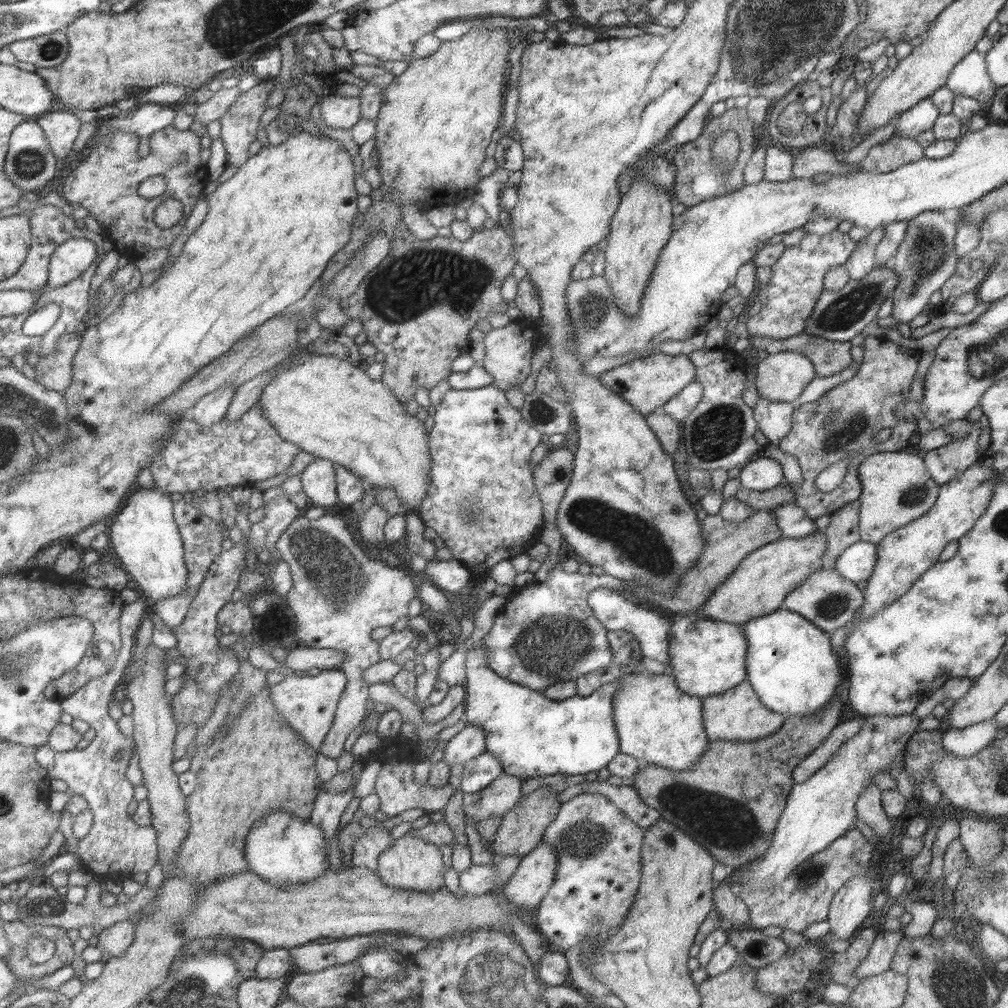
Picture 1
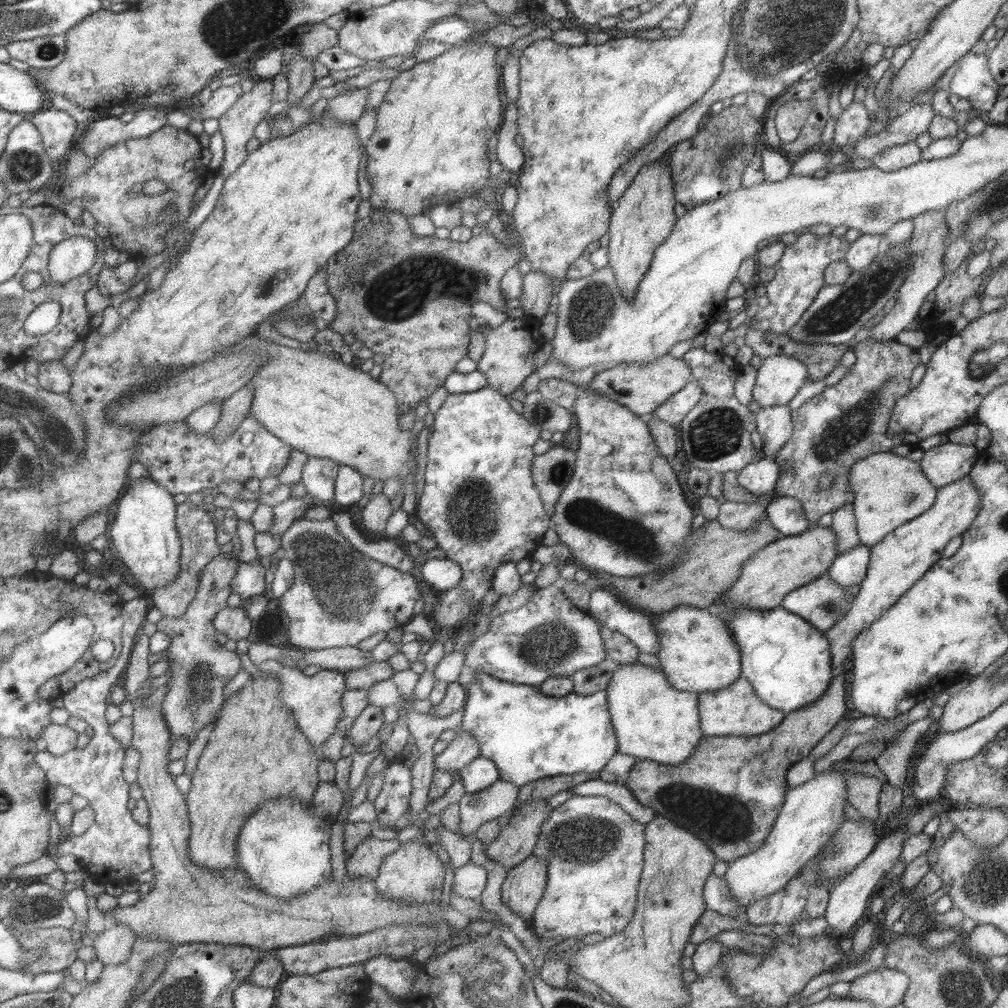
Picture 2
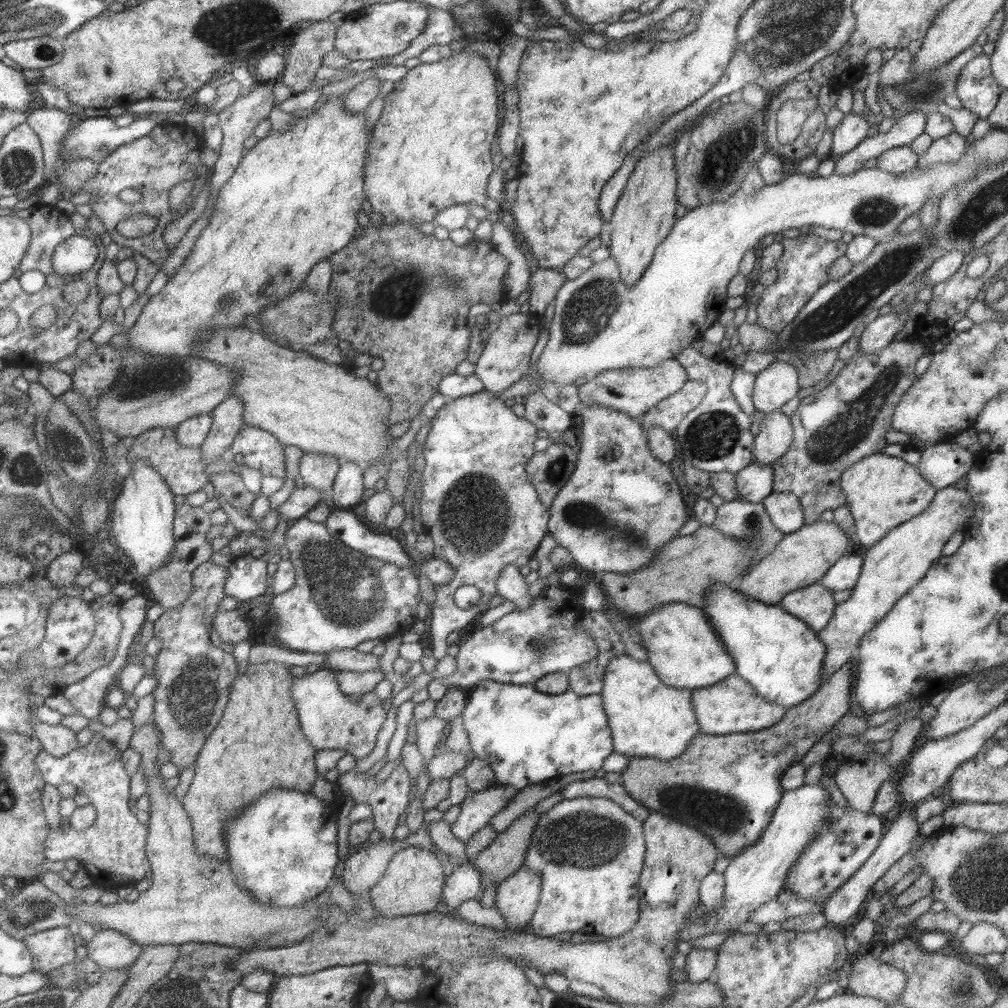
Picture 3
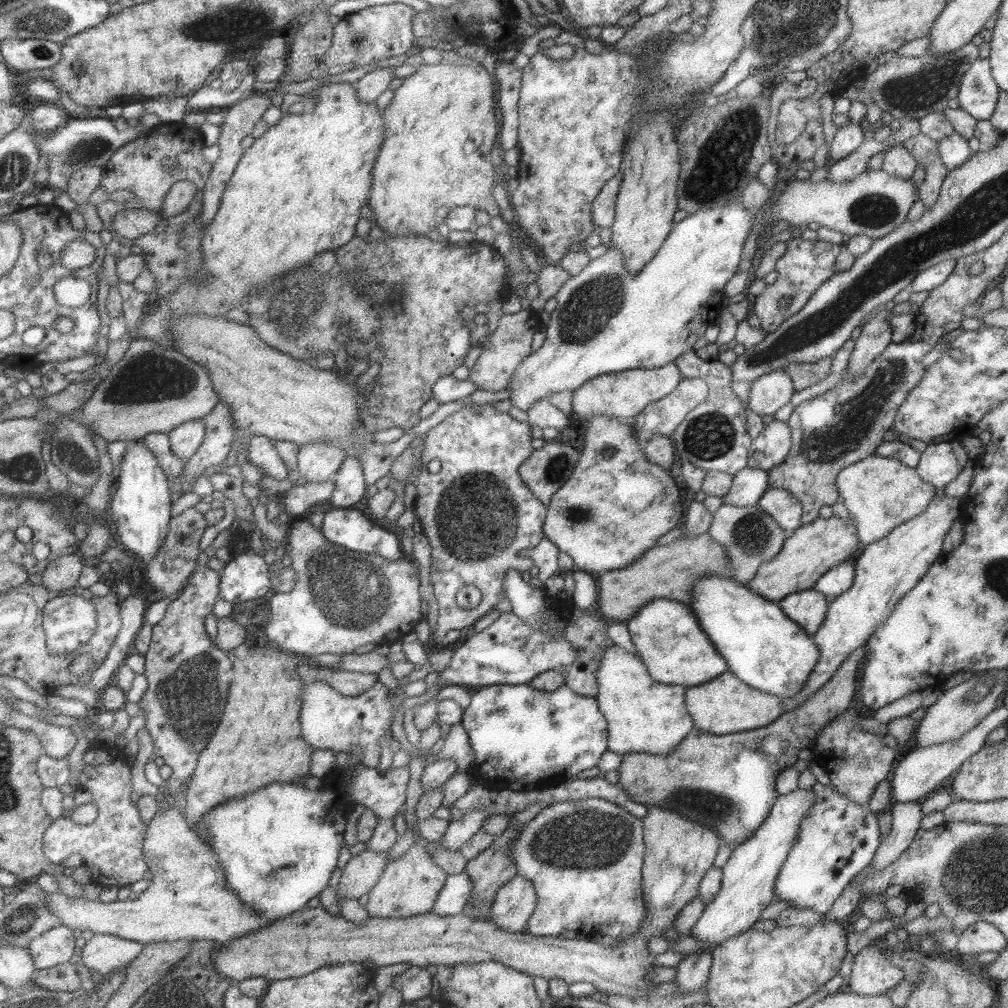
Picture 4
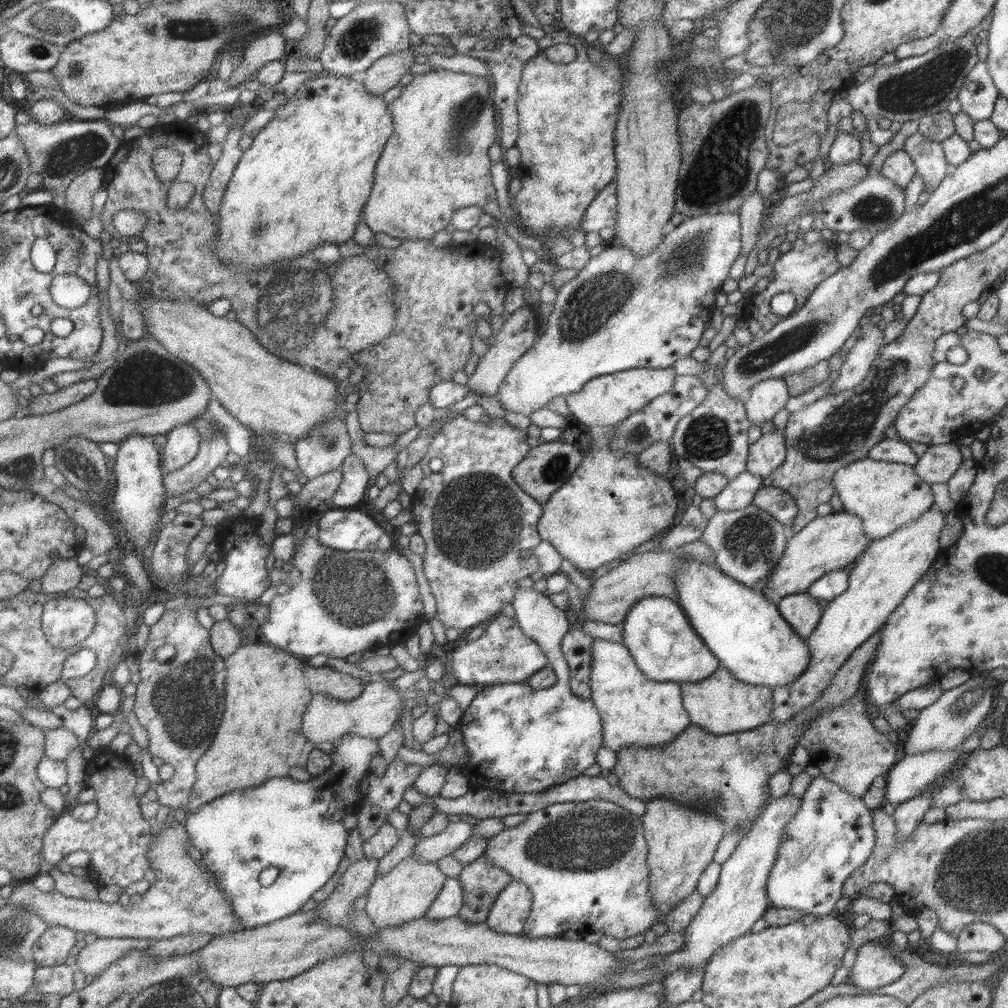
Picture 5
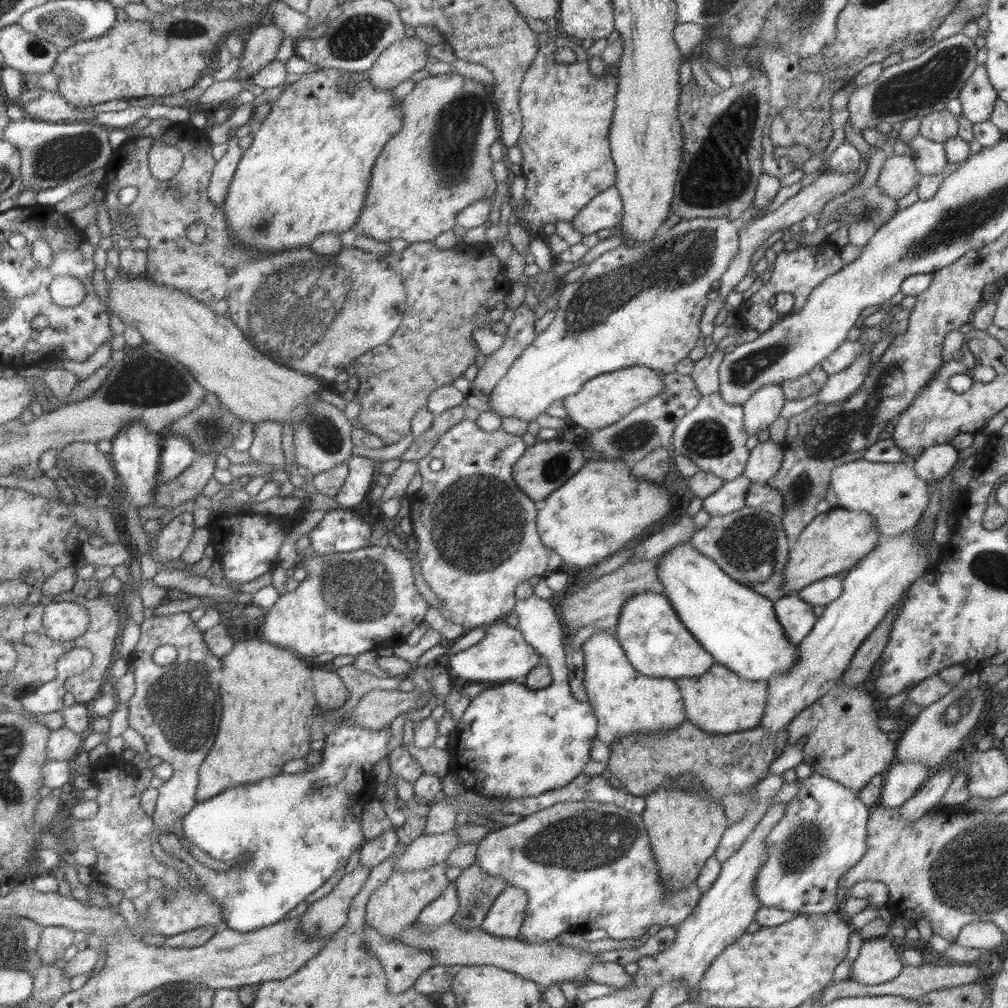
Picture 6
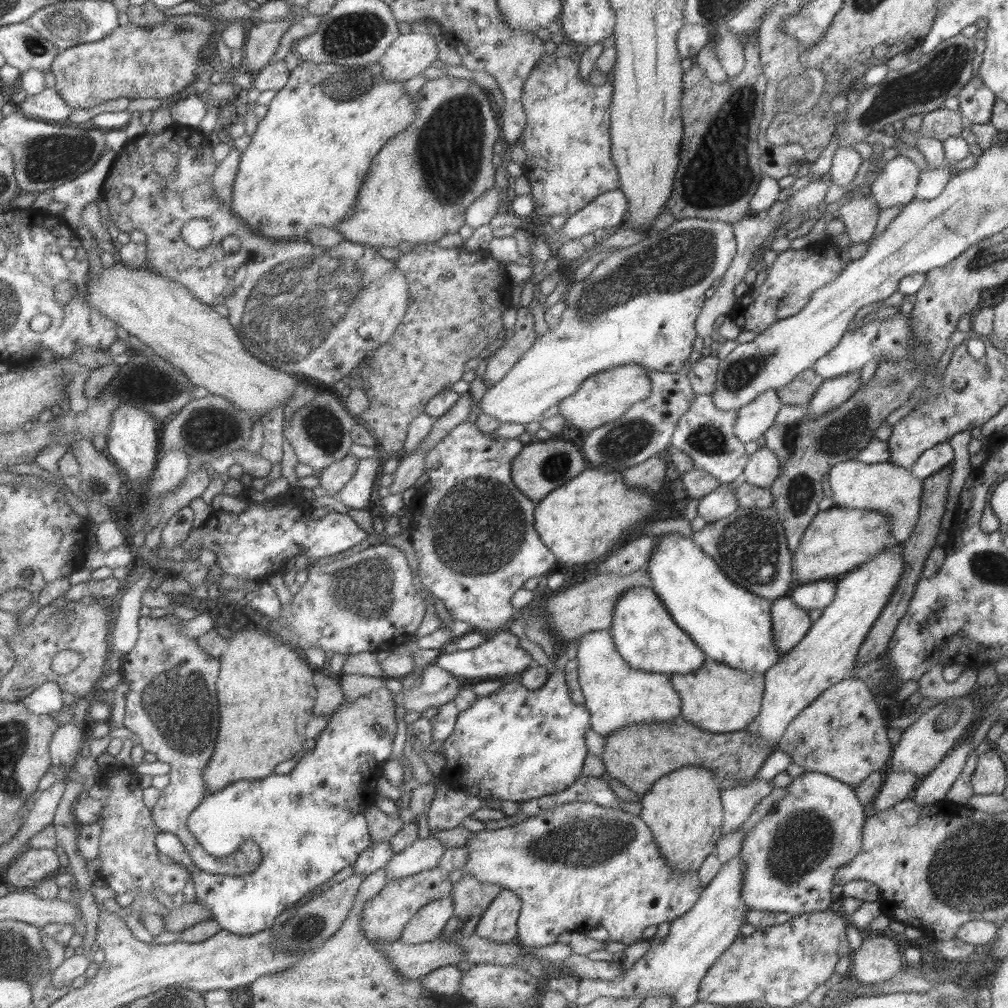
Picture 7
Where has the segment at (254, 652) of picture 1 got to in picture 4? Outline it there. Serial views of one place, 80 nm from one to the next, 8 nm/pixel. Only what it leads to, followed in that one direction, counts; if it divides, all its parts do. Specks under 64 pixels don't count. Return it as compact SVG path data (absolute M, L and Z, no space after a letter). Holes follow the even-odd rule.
M318 680L305 684L301 706L302 738L316 749L361 751L362 764L367 768L377 768L380 753L377 740L389 733L392 723L389 693L378 680L359 696L341 696L328 684Z

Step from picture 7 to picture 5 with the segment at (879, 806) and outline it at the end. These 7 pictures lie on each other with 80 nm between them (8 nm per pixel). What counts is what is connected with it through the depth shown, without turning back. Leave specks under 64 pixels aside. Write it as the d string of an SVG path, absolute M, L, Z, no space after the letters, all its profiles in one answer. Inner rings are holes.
M978 726L976 731L968 736L955 750L948 750L947 752L936 750L928 750L927 752L921 752L919 754L904 755L888 770L885 785L884 804L888 809L892 808L896 804L907 800L908 798L917 796L929 788L929 785L937 783L937 780L945 780L943 774L947 767L951 766L955 762L955 758L959 754L968 753L973 749L978 748L979 740L988 727Z

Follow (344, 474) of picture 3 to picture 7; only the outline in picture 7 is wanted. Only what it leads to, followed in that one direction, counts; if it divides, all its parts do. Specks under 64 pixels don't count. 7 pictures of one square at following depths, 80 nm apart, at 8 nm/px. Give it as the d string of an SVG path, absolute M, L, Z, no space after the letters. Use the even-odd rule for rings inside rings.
M380 457L356 459L355 474L336 493L337 500L355 510L364 509L379 474Z

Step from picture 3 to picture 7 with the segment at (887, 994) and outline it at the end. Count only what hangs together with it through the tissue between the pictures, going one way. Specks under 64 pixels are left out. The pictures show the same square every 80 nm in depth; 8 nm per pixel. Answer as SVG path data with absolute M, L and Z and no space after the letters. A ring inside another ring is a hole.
M869 934L850 955L848 974L863 984L873 985L891 979L901 968L897 944L883 935Z

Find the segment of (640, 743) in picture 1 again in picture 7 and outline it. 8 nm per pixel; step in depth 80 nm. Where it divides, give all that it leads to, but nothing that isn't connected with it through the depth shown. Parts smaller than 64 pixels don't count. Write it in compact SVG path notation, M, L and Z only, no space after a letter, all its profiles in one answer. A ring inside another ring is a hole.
M597 630L582 634L577 642L577 680L582 692L584 703L582 704L589 713L589 727L603 738L629 724L661 724L671 722L681 714L679 695L672 689L668 675L655 671L634 669L624 662L613 645L613 639L608 631Z

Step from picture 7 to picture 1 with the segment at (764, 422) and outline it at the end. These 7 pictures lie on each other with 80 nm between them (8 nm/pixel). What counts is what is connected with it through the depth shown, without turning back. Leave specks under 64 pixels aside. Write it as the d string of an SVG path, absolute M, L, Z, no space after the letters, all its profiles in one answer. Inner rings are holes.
M769 354L756 364L754 384L758 396L771 402L794 404L801 391L815 377L813 365L802 354Z

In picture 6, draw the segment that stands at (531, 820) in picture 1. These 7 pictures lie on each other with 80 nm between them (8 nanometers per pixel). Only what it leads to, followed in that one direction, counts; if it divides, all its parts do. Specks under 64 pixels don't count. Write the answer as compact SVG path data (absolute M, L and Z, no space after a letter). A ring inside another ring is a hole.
M476 865L461 870L454 884L458 909L450 922L463 930L478 928L495 897L507 887L503 878L488 876Z

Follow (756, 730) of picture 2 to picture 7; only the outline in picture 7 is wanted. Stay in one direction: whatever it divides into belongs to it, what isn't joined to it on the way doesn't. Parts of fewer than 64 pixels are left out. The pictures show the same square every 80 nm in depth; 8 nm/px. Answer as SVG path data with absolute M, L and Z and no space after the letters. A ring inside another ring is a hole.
M706 657L694 671L668 677L680 698L680 717L695 727L712 733L741 731L759 714L764 693L761 673L748 673Z

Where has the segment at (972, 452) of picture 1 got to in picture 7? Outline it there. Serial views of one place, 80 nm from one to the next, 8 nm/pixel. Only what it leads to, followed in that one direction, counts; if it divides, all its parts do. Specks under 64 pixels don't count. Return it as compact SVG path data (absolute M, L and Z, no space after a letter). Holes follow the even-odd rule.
M948 441L938 442L935 446L924 450L909 467L910 473L919 479L936 474L953 460L954 452Z

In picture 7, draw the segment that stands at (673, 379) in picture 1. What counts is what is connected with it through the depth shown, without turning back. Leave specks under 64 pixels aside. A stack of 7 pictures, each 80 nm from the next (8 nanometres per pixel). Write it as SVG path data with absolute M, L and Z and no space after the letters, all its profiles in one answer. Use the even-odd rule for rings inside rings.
M627 363L600 370L591 374L591 377L585 378L571 396L558 402L557 414L581 432L590 431L619 418L632 404L643 400L648 395L650 386L646 369L638 364Z

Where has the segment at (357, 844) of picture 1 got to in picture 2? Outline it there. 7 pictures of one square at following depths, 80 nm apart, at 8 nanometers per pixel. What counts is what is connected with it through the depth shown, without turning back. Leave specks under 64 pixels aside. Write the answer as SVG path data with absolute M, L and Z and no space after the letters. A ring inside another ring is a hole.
M368 836L360 842L355 850L347 856L345 862L346 876L349 878L366 878L374 880L378 875L379 865L388 854L399 848L400 842L395 839L380 840Z

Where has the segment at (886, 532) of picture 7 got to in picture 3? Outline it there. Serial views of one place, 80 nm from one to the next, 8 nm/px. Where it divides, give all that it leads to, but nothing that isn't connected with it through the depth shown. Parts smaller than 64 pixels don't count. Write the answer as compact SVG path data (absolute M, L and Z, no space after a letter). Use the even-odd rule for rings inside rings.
M817 520L808 525L803 524L797 530L784 534L767 556L757 564L750 565L738 579L739 585L735 590L763 604L779 605L788 593L817 583L836 560L850 551L847 535L835 522Z

